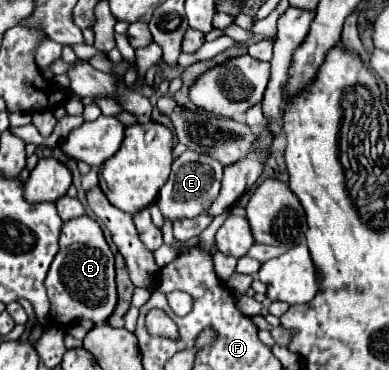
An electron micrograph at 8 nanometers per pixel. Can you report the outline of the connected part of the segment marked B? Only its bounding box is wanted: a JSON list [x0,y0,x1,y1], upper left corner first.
[45,215,117,327]

